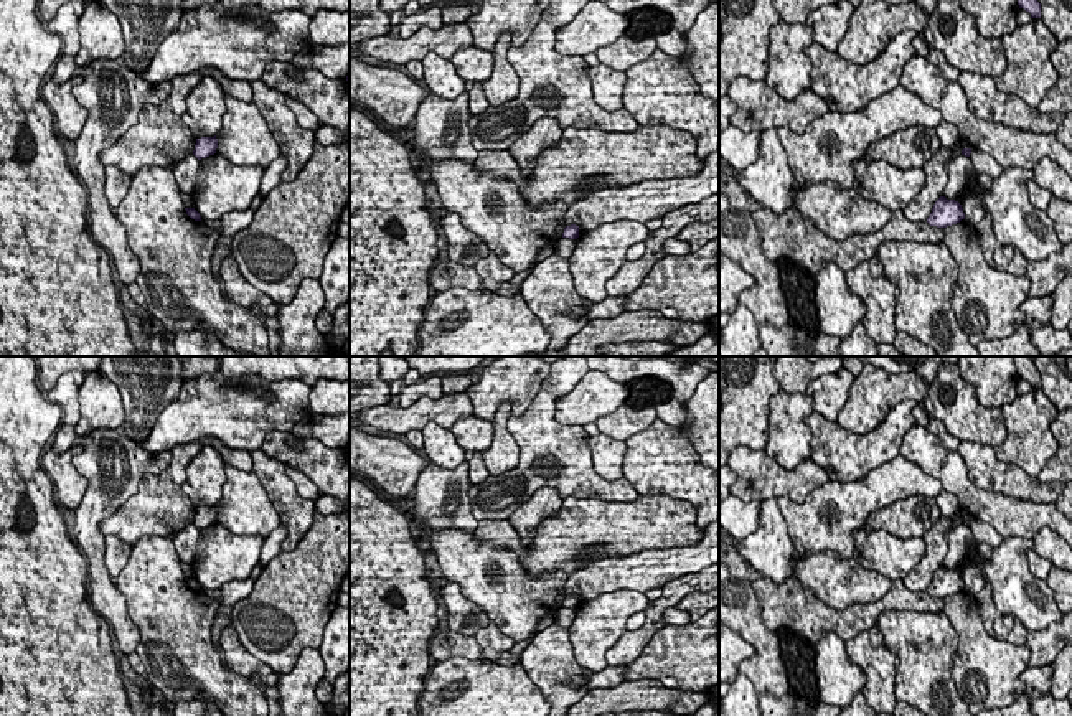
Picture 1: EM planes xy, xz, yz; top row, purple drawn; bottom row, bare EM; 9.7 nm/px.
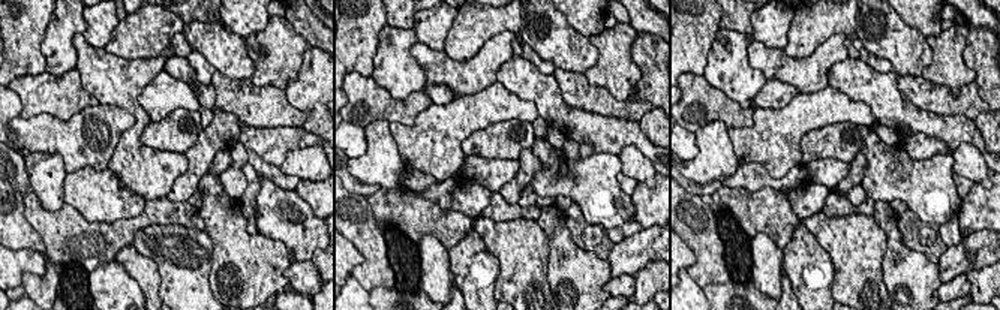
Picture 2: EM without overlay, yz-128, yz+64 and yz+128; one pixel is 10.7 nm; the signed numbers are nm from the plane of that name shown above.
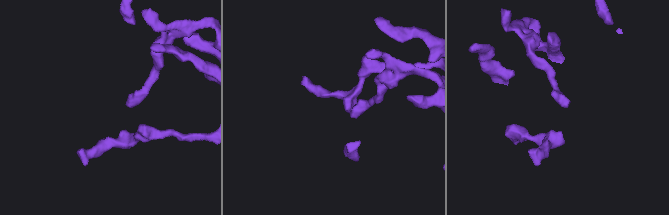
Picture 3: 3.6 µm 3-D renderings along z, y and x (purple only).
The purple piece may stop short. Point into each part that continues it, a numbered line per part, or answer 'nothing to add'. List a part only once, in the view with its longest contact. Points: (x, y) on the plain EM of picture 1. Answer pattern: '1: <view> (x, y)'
nothing to add

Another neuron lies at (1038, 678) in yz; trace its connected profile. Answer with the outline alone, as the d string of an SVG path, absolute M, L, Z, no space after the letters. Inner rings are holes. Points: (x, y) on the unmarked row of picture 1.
M1052 665L1027 667L1021 675L1021 681L1026 685L1026 688L1037 690L1041 693L1051 691L1051 680Z

